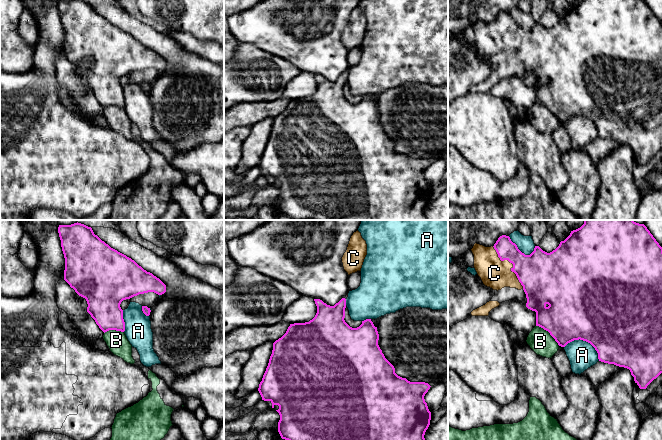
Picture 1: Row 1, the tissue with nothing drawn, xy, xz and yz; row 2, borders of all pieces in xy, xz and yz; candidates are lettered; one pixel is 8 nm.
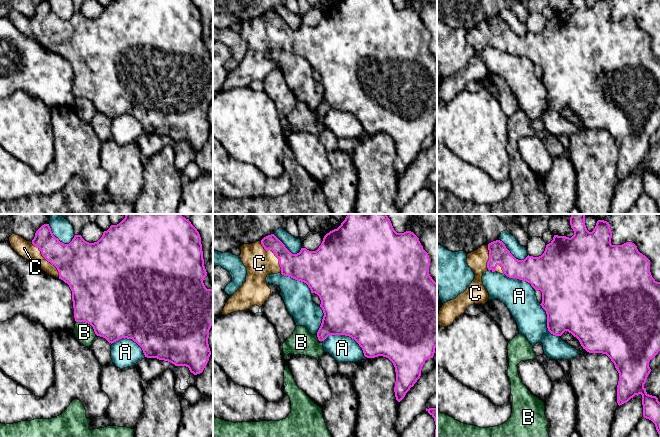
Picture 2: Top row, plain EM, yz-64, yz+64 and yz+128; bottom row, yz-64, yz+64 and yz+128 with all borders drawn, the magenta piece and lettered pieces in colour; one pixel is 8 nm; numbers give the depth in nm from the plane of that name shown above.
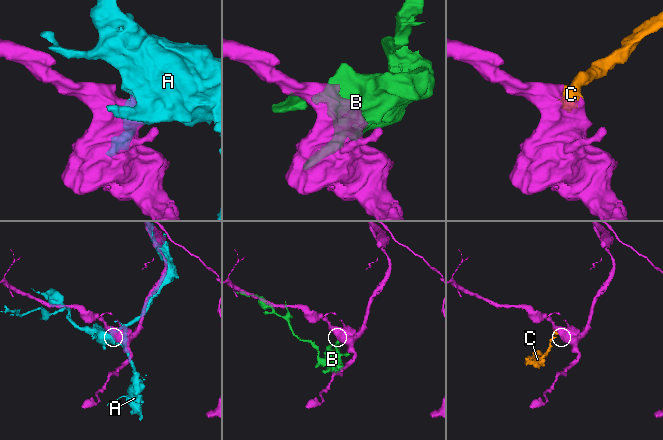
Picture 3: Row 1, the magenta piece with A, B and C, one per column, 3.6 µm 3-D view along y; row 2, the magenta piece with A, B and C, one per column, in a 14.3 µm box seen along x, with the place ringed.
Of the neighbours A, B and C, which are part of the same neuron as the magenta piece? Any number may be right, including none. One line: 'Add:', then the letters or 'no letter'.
Add: C

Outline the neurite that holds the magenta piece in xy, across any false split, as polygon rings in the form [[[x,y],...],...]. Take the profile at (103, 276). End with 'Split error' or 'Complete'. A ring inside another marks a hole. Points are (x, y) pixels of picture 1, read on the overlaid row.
[[[78,222],[59,225],[58,233],[65,258],[64,280],[86,299],[87,312],[104,333],[109,330],[125,331],[123,310],[120,307],[123,300],[148,292],[158,295],[166,292],[166,285],[159,278],[111,248],[94,234],[91,227]]]. Complete

